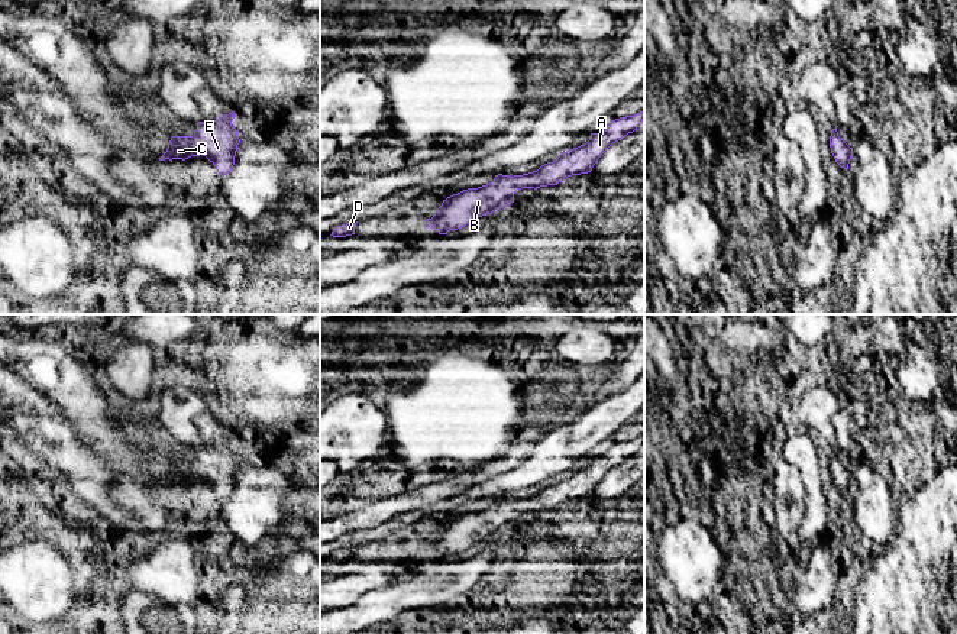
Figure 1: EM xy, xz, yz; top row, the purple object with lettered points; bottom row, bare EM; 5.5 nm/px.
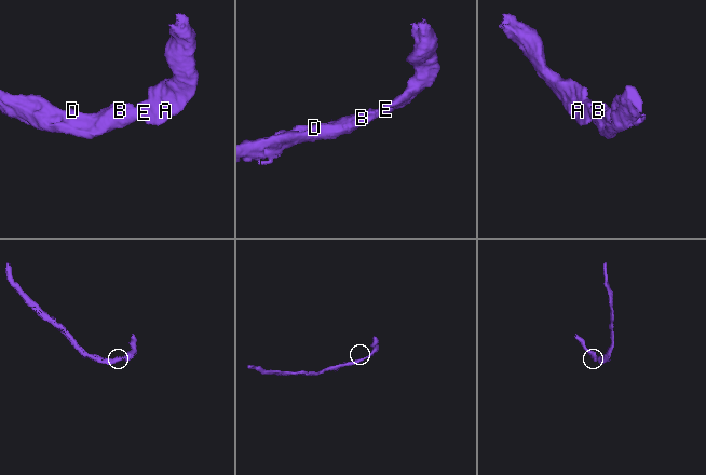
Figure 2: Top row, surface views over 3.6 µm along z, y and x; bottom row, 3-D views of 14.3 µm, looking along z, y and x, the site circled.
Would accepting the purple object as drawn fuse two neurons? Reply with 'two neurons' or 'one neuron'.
one neuron

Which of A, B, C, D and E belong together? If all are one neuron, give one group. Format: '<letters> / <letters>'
A B C D E

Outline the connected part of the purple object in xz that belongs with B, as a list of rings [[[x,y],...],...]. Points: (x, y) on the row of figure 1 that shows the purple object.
[[[644,111],[615,119],[607,130],[591,133],[585,145],[562,152],[556,161],[541,165],[537,171],[514,177],[498,174],[486,185],[447,197],[434,216],[424,221],[439,234],[447,234],[450,230],[465,227],[476,217],[508,207],[514,203],[517,190],[557,185],[568,177],[588,174],[612,143],[637,130],[643,120]]]

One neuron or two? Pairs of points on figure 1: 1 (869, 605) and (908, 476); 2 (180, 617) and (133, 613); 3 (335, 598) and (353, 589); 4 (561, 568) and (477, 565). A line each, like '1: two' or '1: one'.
1: two
2: one
3: one
4: two

